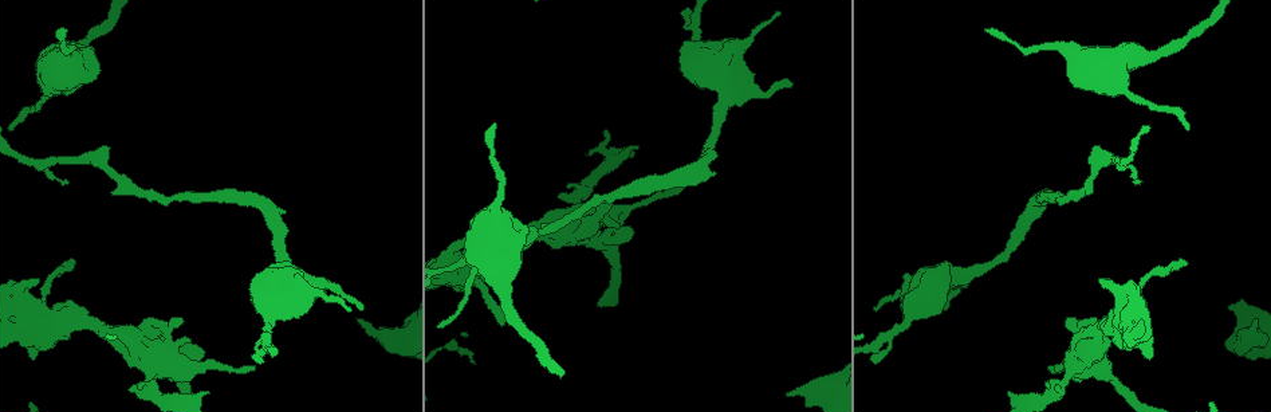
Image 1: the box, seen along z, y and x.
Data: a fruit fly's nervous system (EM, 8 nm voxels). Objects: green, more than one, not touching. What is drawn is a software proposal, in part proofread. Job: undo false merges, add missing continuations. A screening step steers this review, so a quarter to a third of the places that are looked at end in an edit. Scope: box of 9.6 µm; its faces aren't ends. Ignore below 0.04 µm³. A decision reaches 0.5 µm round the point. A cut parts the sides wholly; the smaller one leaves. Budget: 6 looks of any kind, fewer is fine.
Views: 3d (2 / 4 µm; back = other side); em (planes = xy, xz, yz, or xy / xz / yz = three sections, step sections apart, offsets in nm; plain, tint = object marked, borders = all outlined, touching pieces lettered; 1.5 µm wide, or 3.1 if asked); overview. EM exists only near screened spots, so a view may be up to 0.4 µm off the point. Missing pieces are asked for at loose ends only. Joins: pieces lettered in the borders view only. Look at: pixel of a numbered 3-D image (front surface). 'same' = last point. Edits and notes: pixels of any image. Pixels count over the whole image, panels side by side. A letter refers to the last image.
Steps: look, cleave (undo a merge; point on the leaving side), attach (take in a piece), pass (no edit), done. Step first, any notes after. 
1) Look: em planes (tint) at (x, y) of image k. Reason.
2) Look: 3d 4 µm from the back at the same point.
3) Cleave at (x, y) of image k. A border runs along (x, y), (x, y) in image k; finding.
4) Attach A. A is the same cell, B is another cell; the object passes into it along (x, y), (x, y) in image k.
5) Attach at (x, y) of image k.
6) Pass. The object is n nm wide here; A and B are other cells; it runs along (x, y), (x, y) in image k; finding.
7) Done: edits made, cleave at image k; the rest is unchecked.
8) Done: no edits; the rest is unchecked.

Look: em planes (tint) at (875, 308) of image 1. Thin end.

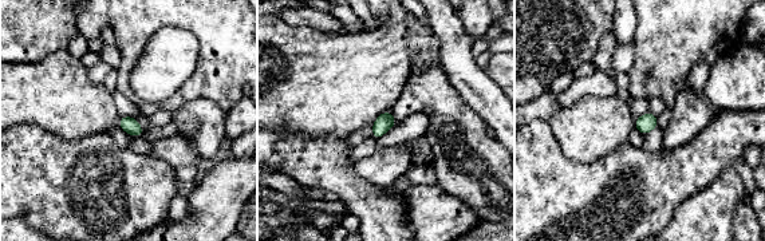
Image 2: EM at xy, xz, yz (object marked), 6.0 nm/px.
Look: em planes (borders) at the same point.

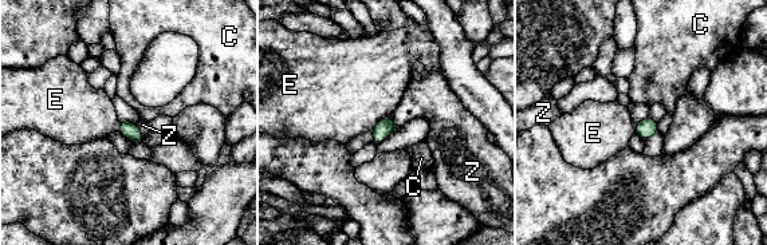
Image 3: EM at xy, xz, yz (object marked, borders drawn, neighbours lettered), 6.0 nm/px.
Pass. The object is 100 nm wide here; C, E and Z are other cells; a border runs along (136, 123), (144, 135) in image 3; none of them fits.

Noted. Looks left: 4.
Look: em xy step 4 (tint) at (1064, 379) of image 1. A narrow waist.

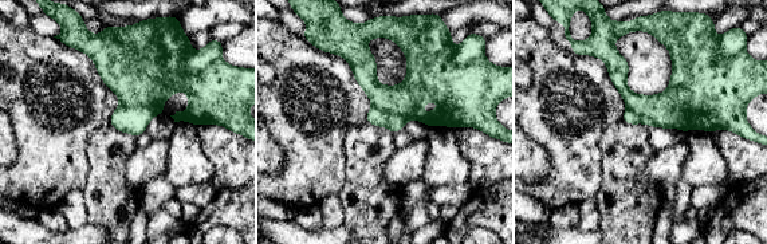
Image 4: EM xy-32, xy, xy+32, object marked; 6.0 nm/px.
Look: em yz step 8 (borders) at the same point.

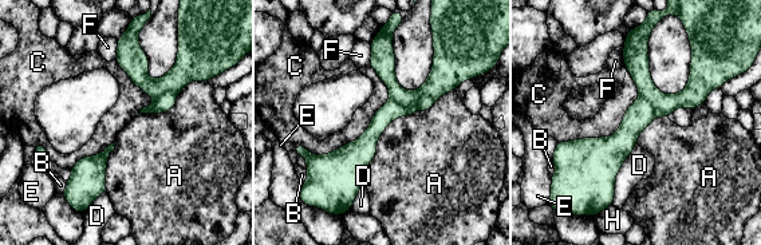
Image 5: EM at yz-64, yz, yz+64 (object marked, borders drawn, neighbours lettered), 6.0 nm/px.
Cleave at (390, 110) of image 5. The object is 50 nm wide here; A, B, C, D, E, F and H are other cells; the part that leaves runs along (429, 101), (393, 111), (312, 197) in image 5; a second cell is stuck on.

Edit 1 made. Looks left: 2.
Look: overview. Redraw.

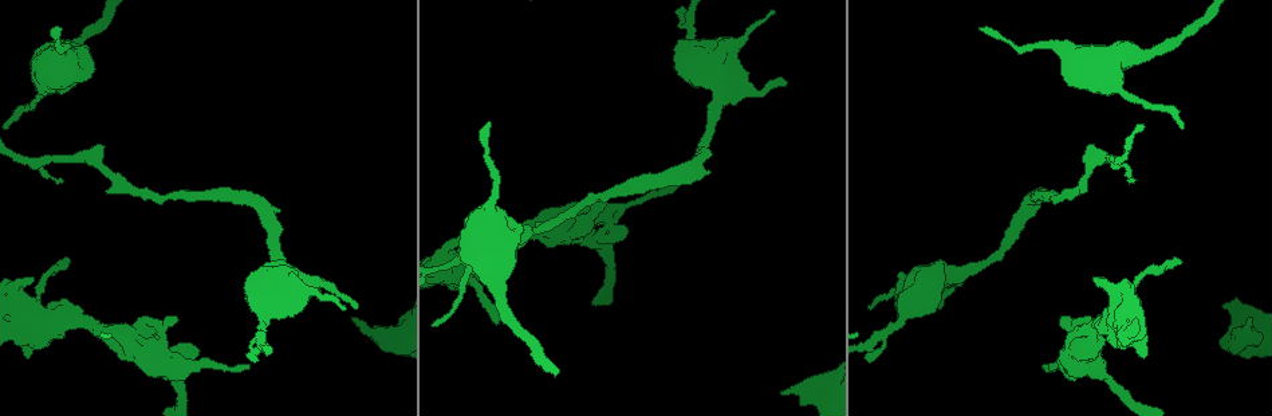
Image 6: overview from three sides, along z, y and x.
Look: em planes (borders) at (901, 321) of image 6.

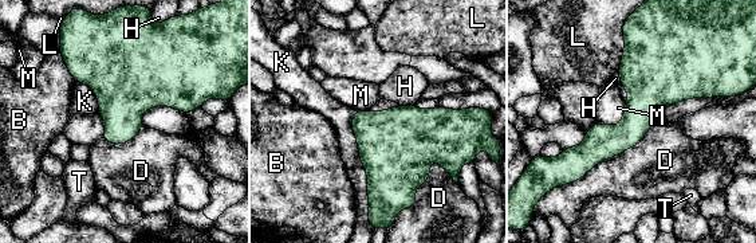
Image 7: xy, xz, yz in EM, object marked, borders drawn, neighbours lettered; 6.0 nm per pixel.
Pass. B, D, H, K, L, M and T are other cells; a border runs along (625, 102), (619, 122), (598, 124) in image 7; all the same cell.

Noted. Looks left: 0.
Done: edits made, cleave at image 5; the rest is unchecked.

